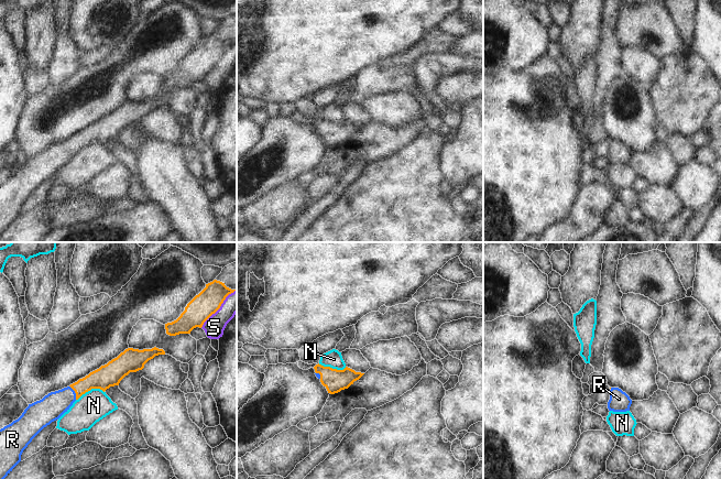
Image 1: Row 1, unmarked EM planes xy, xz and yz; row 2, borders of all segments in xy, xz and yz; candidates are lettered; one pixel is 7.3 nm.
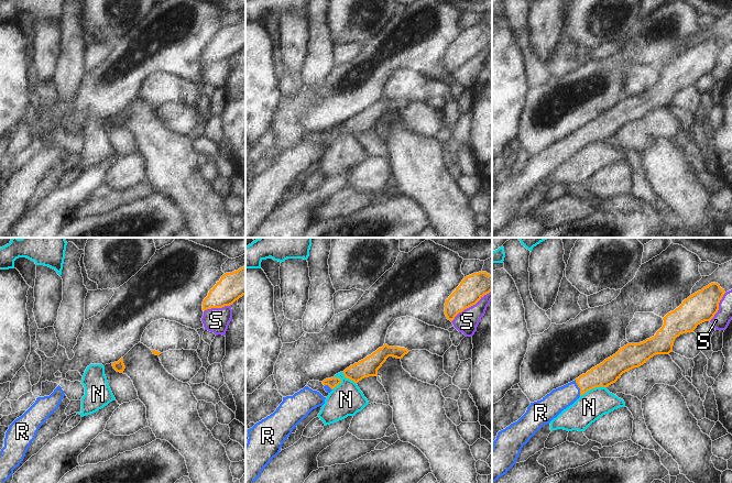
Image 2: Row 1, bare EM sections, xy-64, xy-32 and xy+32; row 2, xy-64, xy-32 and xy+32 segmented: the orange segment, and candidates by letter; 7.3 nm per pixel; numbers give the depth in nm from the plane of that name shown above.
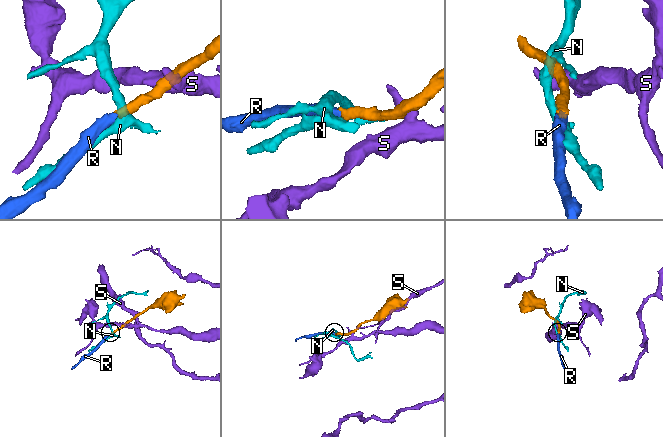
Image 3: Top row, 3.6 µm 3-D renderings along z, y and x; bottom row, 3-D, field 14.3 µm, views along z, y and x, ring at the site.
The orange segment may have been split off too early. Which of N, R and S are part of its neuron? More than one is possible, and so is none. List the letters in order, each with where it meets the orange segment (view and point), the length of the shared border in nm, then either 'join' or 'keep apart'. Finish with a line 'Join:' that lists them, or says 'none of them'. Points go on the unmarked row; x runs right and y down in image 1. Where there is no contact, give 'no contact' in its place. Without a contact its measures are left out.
N: xy (89, 143) | 220 nm | keep apart
R: xy (75, 145) | 120 nm | join
S: xy (219, 61) | 380 nm | keep apart
Join: R

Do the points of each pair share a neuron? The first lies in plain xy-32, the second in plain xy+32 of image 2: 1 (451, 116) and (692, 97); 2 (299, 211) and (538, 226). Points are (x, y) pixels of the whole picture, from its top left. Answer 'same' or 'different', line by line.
1: different
2: same

